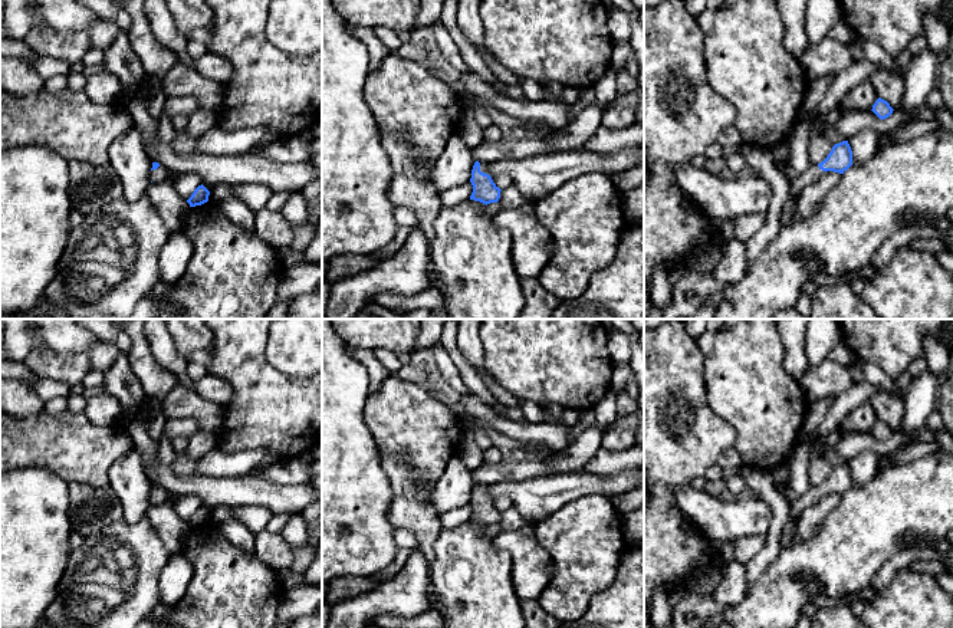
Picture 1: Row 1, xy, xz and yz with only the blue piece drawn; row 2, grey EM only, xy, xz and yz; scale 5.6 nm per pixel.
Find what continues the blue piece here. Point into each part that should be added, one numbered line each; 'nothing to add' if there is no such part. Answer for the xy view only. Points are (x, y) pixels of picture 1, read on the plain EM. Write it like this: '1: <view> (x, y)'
1: xy (158, 497)

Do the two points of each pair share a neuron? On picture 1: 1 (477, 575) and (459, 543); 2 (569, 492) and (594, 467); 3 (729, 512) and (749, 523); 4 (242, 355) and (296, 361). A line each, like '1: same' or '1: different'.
1: same
2: different
3: same
4: different

